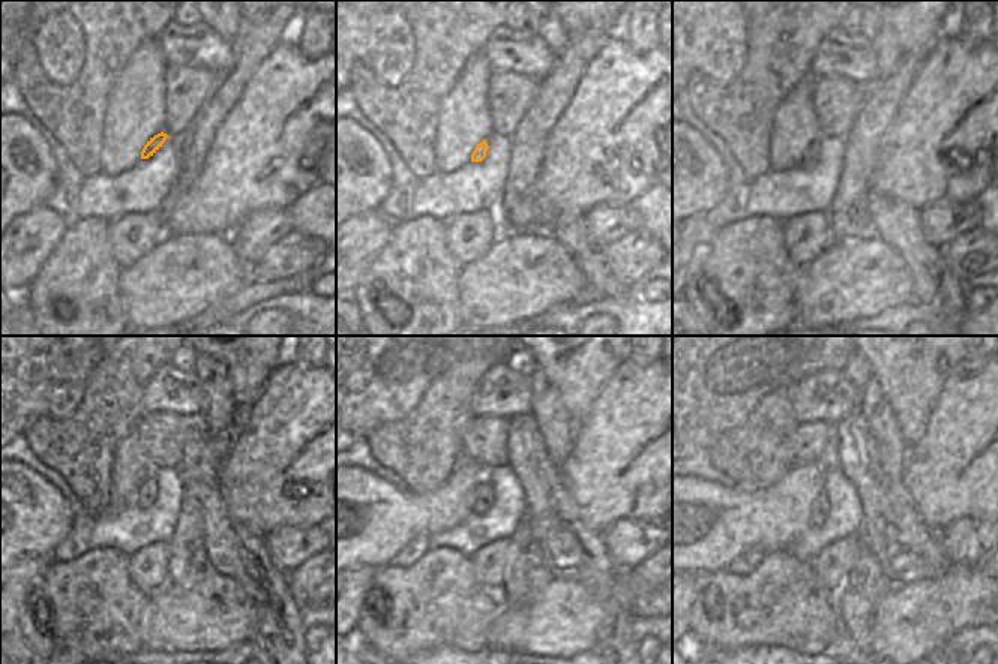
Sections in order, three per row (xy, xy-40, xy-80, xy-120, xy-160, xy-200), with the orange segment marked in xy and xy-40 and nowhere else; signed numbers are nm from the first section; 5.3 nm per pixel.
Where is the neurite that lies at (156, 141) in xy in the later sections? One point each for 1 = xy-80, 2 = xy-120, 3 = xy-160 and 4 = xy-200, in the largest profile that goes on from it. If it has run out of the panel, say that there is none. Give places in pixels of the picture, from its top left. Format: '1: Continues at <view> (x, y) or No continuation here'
1: Continues at xy-80 (812, 155)
2: Continues at xy-120 (147, 490)
3: Continues at xy-160 (483, 493)
4: Continues at xy-200 (820, 505).

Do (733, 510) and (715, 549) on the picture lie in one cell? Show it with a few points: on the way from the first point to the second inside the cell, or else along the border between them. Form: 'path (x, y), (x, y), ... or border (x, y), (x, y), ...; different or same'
path (724, 519), (715, 528), (715, 540); same

